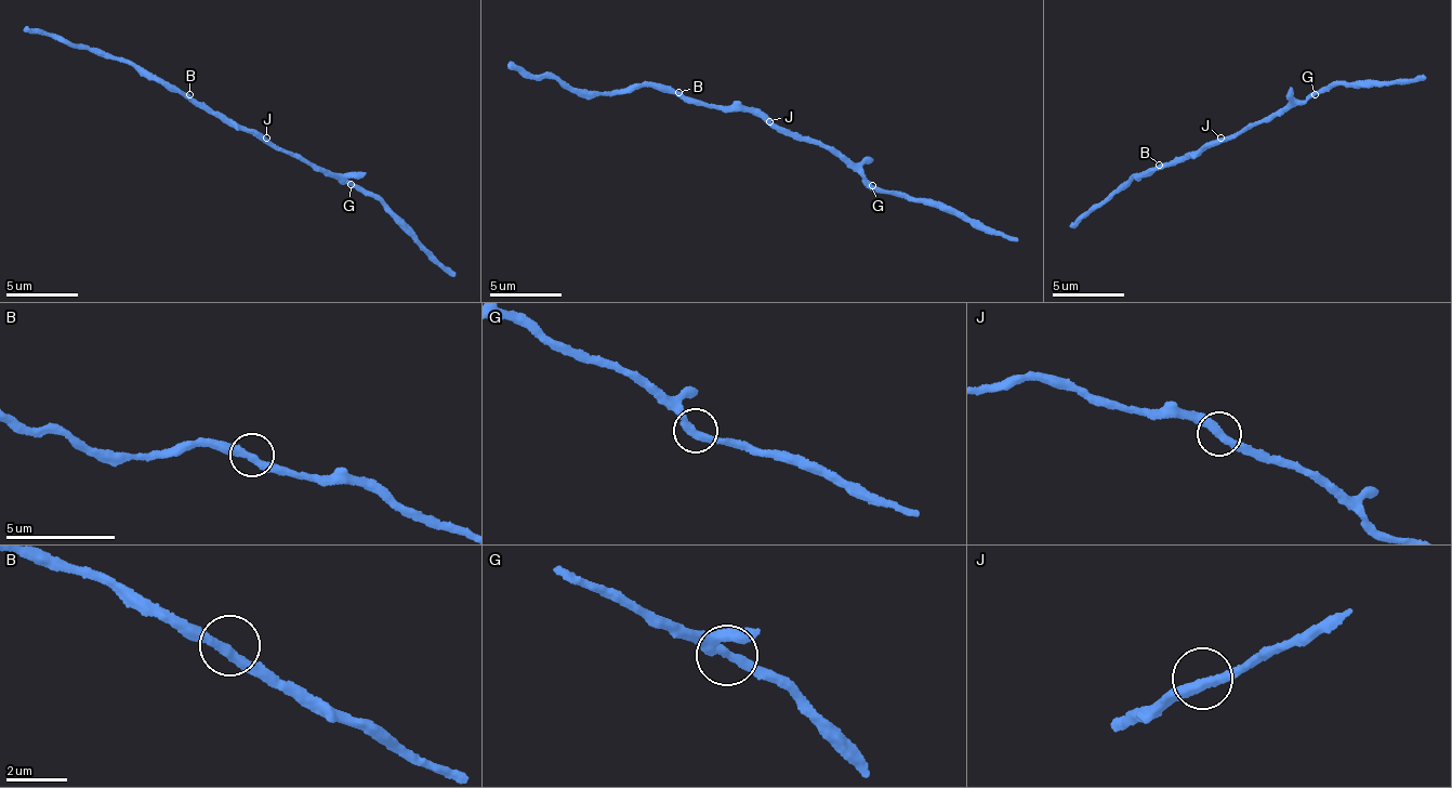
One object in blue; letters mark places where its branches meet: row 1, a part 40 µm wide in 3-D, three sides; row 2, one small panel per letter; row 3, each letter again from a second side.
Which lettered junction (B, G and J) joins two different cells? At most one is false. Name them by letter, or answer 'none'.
none

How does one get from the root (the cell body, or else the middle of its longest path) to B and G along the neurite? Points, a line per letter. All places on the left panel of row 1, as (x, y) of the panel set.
B: (262, 144), (252, 131), (200, 108), (189, 94)
G: (262, 144), (308, 158), (342, 175), (351, 186)

